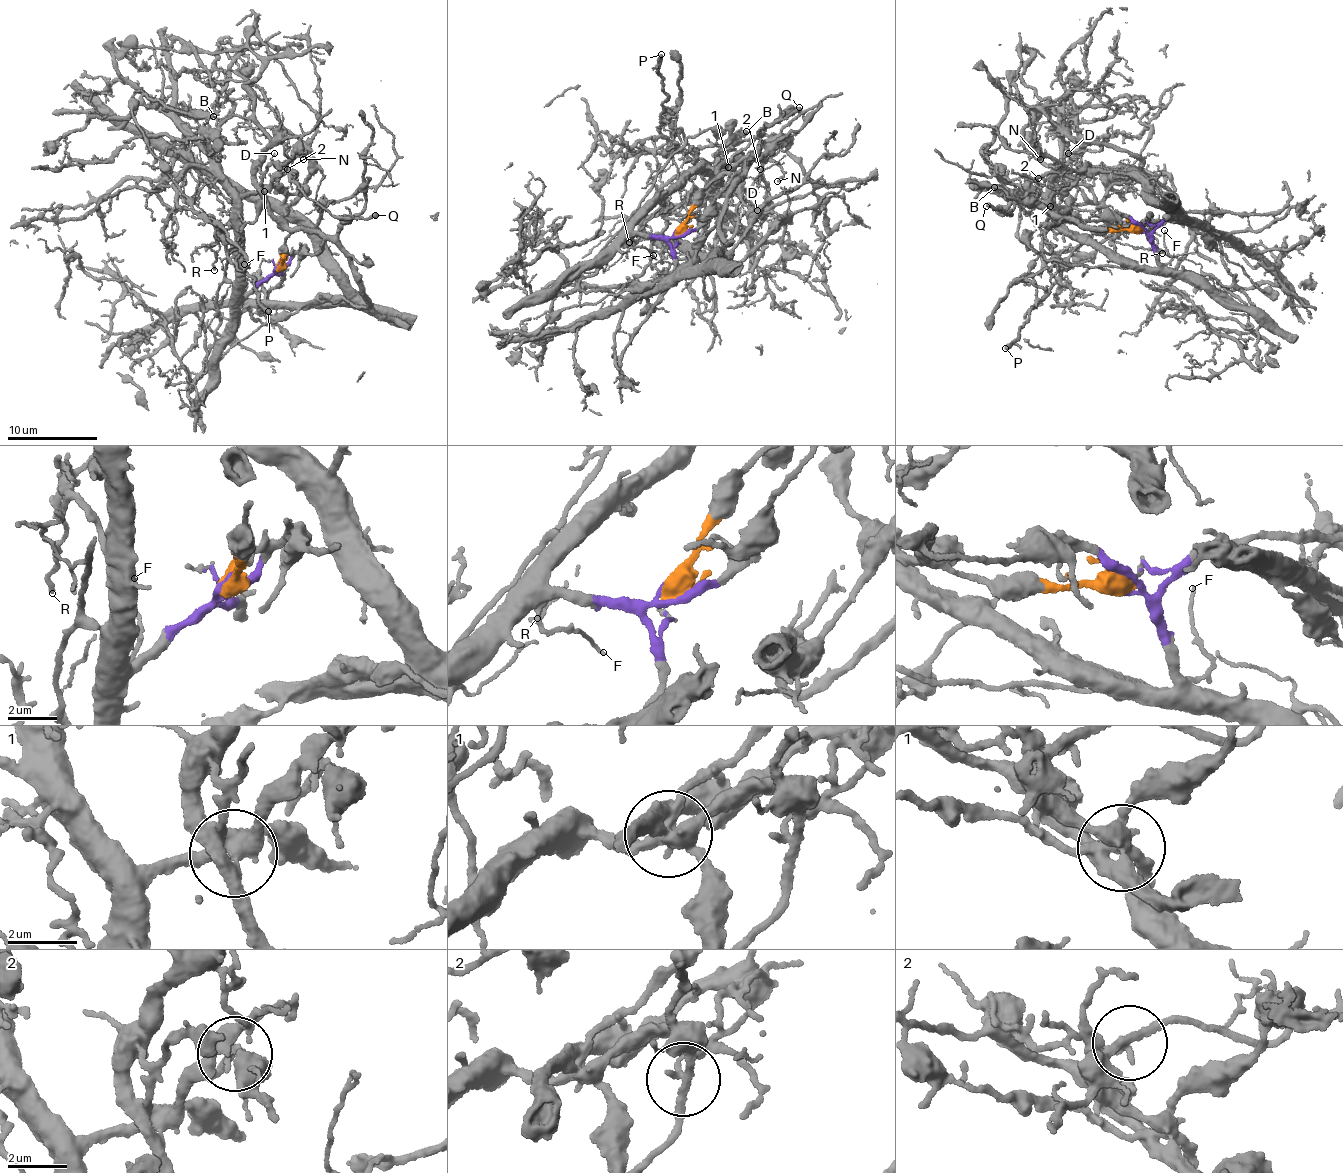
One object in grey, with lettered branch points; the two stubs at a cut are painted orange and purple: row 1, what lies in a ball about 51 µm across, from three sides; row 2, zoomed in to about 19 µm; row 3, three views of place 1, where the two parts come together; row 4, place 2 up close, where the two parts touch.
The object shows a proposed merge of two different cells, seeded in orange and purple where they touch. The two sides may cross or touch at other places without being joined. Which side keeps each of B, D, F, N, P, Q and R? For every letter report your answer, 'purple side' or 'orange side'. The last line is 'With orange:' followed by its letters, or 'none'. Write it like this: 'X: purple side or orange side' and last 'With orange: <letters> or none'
B: orange side
D: orange side
F: purple side
N: purple side
P: purple side
Q: orange side
R: purple side
With orange: B, D, Q

